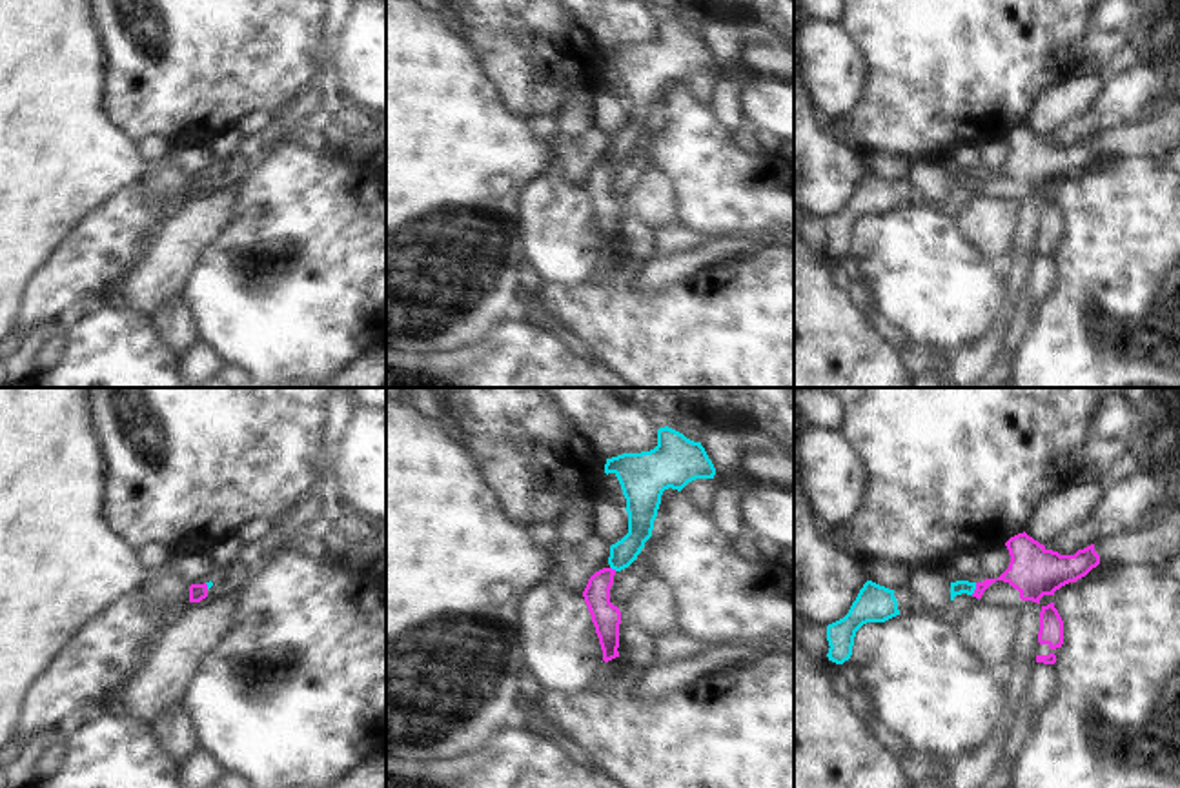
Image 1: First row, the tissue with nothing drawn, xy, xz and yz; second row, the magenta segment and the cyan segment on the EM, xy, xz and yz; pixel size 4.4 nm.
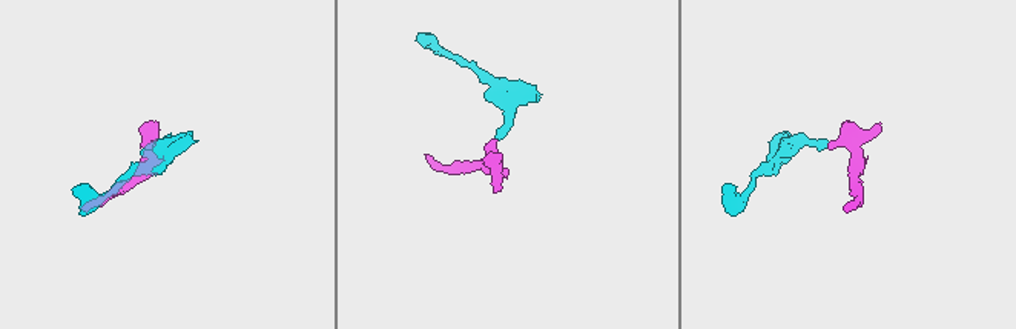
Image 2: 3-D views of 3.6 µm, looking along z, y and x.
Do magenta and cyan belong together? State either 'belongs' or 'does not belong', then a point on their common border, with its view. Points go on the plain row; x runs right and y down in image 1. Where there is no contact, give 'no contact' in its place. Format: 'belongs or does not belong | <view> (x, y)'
belongs | yz (976, 181)

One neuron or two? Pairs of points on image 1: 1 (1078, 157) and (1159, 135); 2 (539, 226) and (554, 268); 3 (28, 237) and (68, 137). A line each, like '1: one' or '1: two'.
1: one
2: one
3: one

